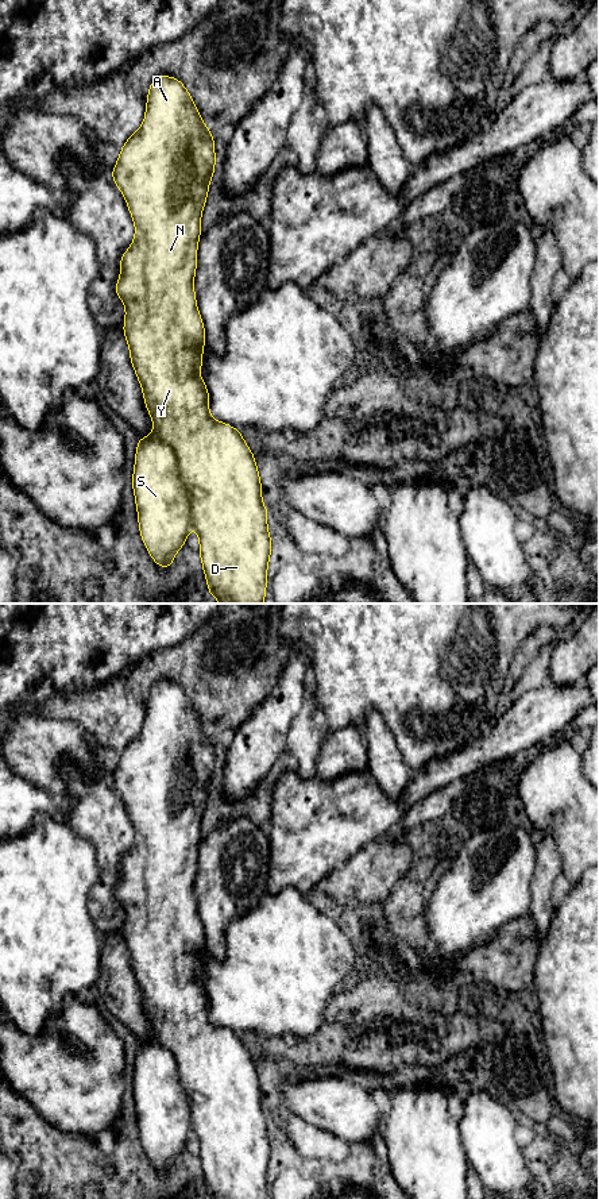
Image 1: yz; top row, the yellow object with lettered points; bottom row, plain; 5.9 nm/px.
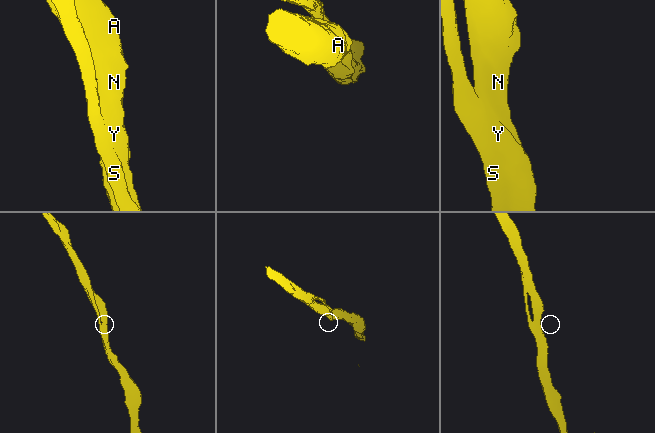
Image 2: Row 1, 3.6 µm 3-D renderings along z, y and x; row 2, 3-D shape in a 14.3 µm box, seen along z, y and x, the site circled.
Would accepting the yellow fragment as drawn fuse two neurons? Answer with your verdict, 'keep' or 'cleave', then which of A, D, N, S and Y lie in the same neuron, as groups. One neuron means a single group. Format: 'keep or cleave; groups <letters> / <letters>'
keep; groups A D N S Y

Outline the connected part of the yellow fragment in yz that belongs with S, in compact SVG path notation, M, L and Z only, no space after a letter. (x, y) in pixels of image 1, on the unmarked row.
M154 683L148 693L143 729L120 753L111 778L136 833L131 852L121 860L120 883L115 895L125 911L123 937L154 1029L154 1036L138 1045L132 1094L142 1145L159 1172L173 1171L175 1157L183 1152L190 1133L194 1131L209 1199L266 1199L268 1164L273 1158L268 1117L262 1106L256 1065L240 1034L212 1023L209 996L200 982L205 932L197 913L194 879L201 820L216 770L215 744L204 726L194 705L178 683Z

